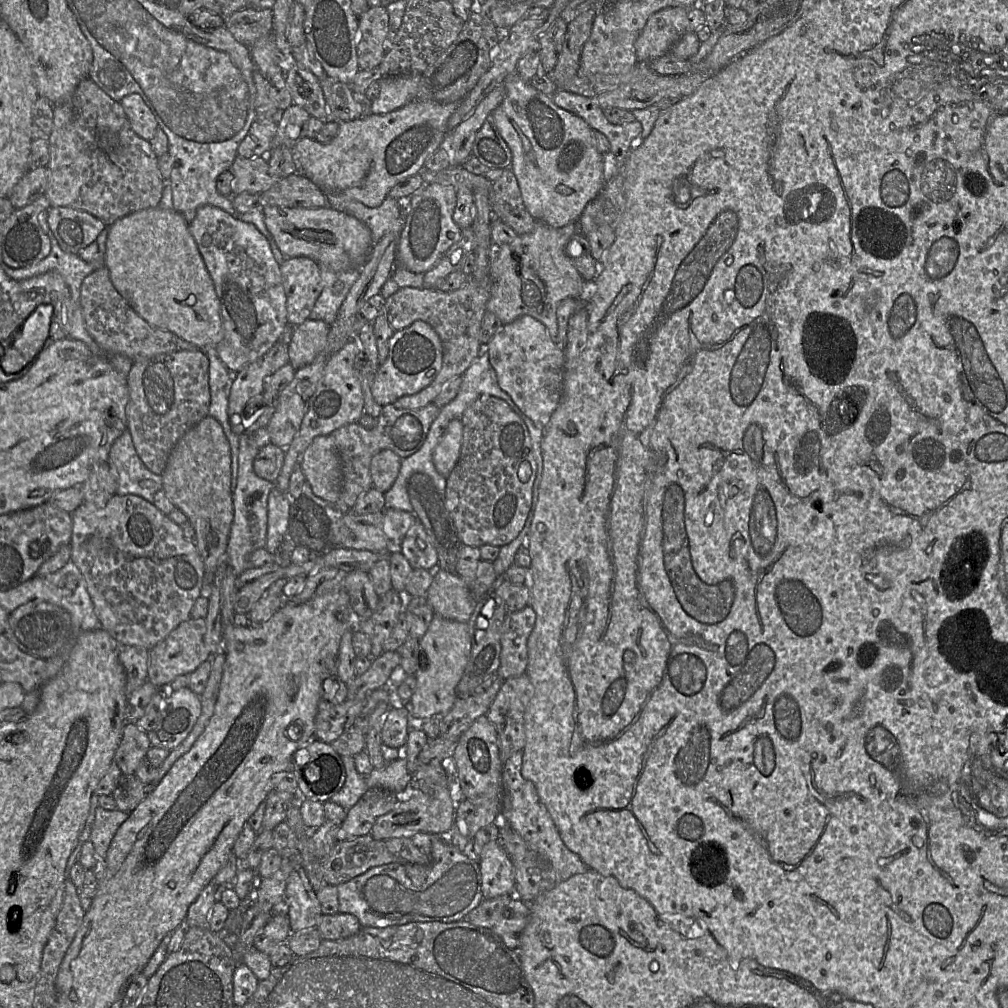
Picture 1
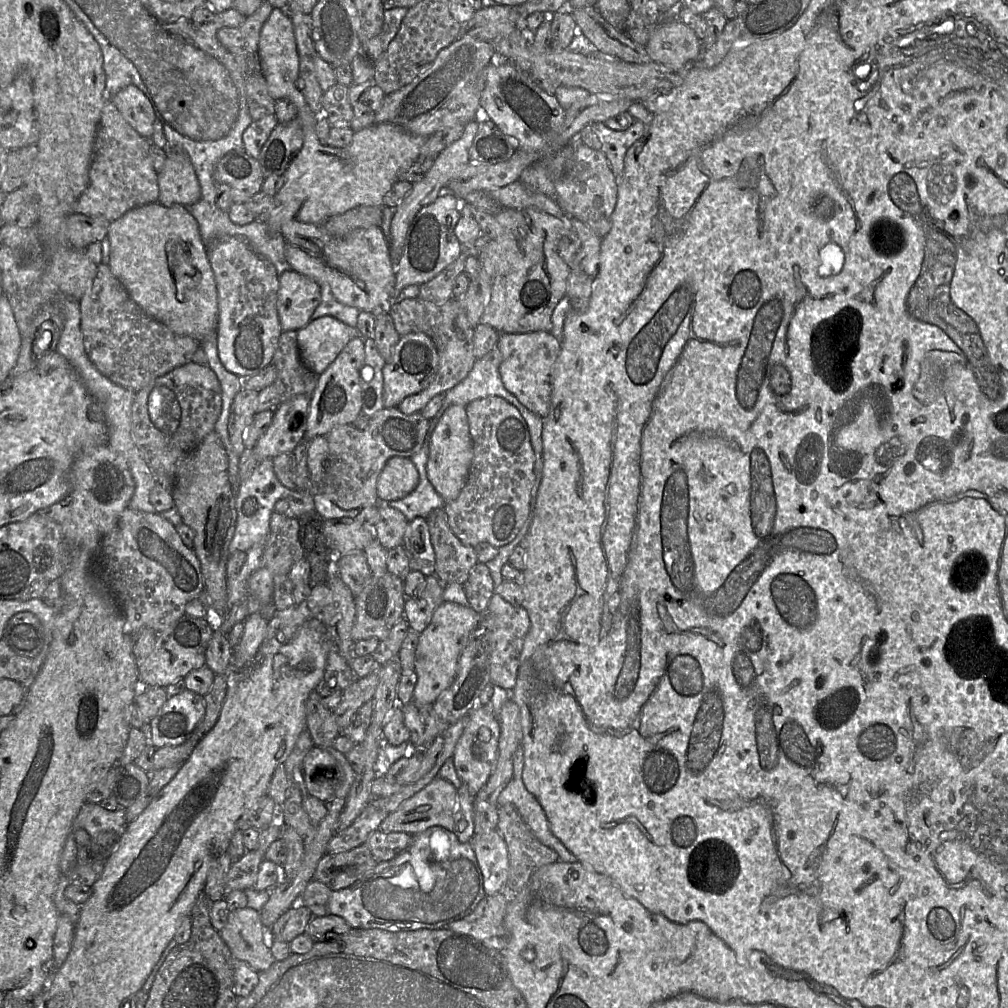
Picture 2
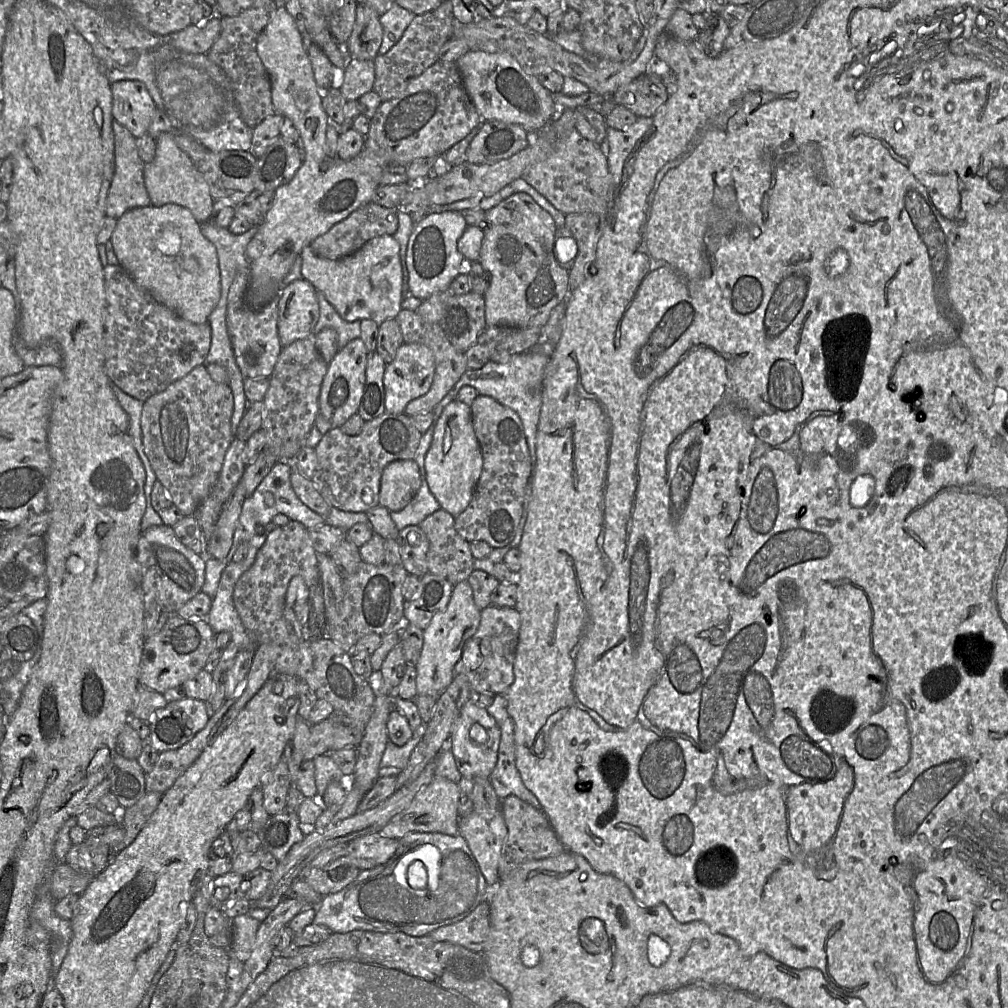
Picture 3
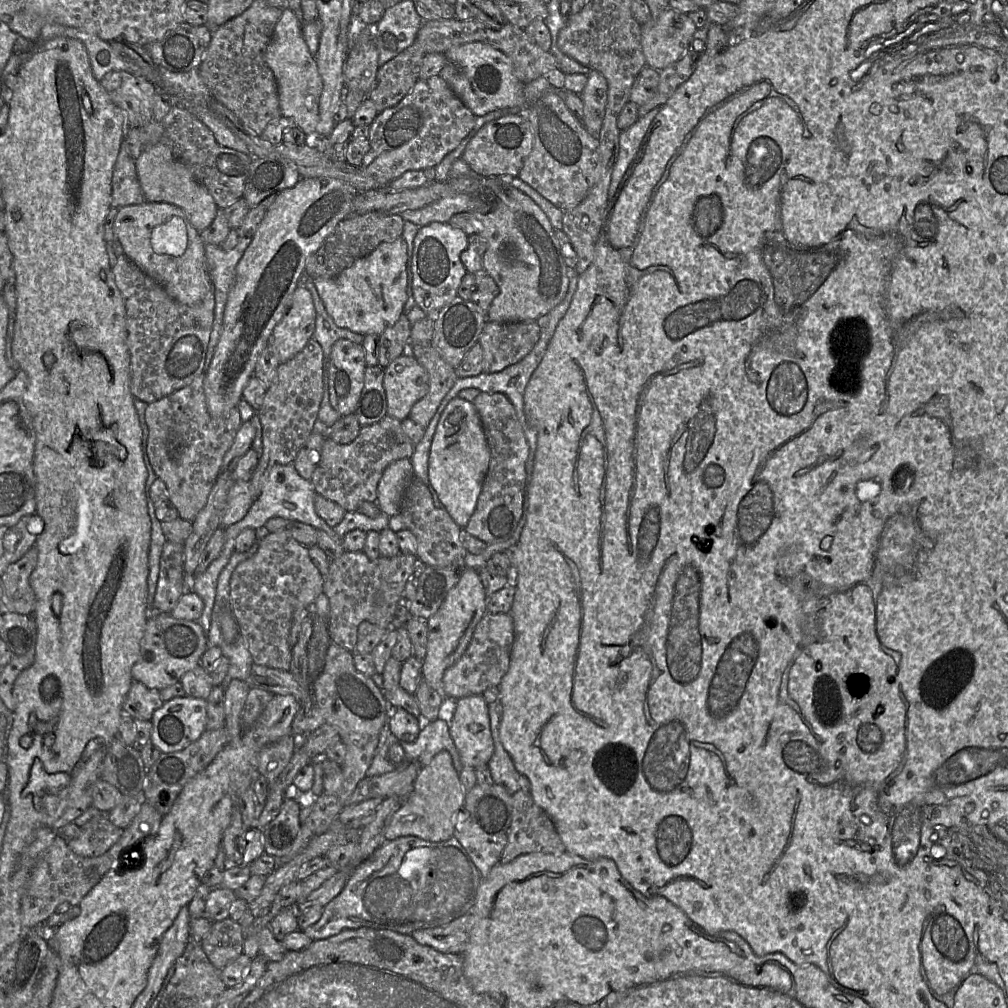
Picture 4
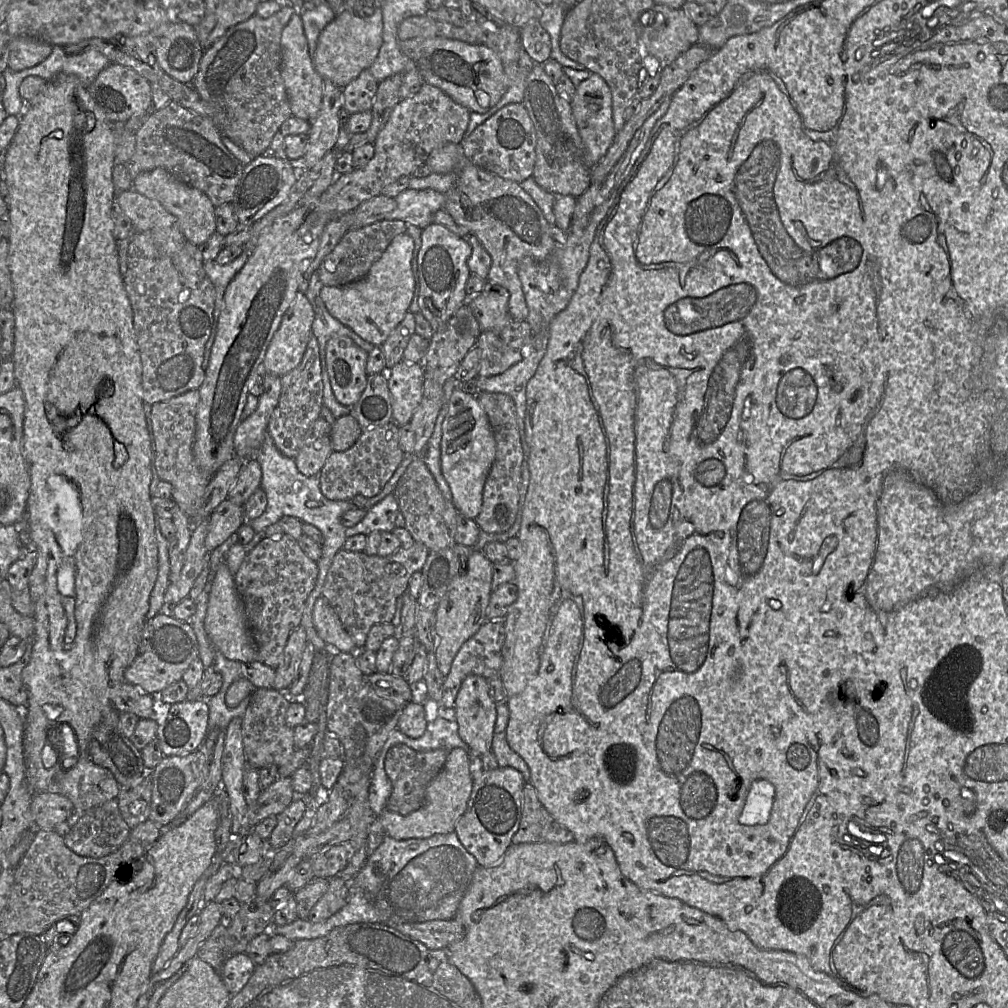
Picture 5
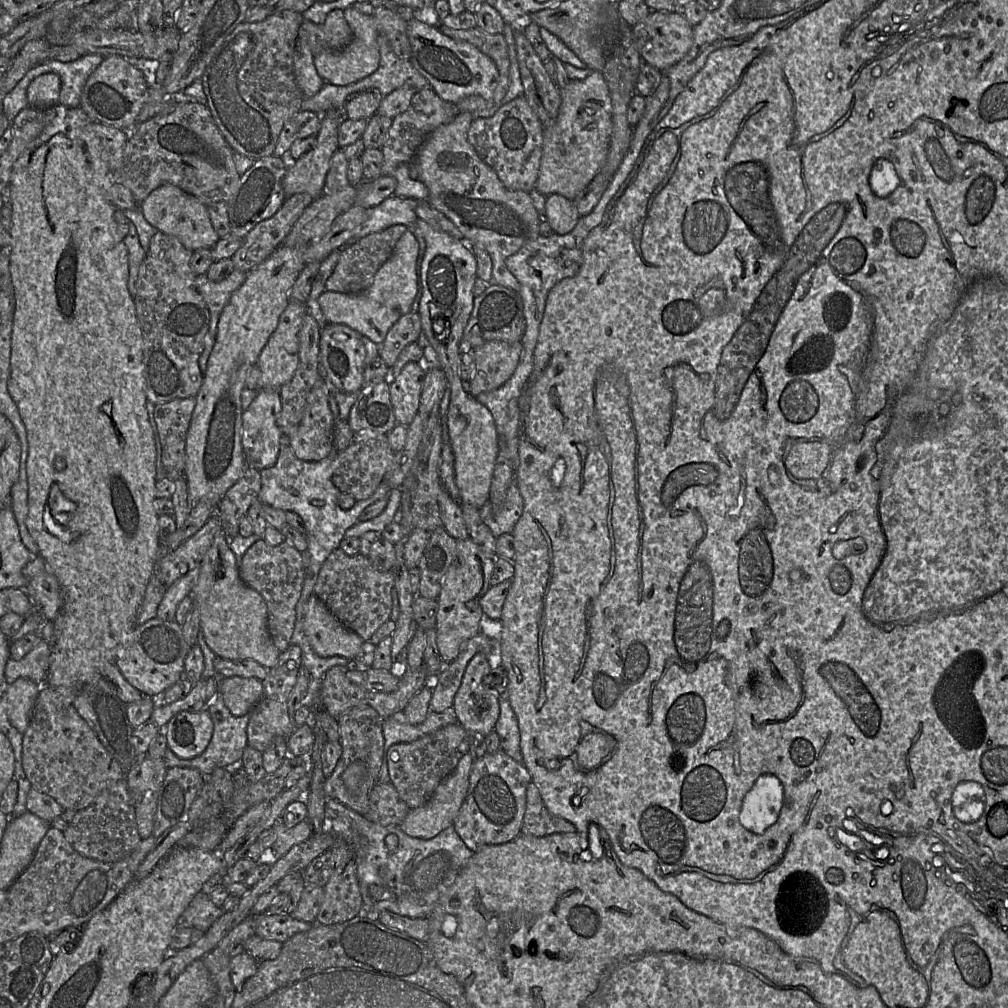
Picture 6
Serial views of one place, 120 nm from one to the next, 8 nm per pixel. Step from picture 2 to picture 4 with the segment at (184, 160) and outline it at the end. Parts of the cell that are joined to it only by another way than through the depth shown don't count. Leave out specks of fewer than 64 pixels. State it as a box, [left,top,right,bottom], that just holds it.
[135,143,219,233]

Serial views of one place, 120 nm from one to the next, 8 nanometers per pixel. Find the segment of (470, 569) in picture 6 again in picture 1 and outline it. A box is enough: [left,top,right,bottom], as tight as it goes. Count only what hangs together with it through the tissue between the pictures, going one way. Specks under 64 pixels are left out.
[407,614,471,723]

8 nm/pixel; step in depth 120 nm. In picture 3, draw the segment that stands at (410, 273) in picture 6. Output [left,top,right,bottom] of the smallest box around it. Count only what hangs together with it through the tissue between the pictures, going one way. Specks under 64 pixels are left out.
[299,235,403,325]

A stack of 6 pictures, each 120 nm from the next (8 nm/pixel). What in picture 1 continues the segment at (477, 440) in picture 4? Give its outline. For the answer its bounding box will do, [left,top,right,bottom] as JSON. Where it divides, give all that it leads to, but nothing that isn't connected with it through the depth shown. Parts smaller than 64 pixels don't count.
[433,418,463,478]

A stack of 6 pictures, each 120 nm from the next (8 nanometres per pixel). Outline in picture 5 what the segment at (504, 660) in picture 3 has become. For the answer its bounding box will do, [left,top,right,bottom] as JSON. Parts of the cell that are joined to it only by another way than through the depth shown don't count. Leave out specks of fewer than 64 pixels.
[440,620,505,708]

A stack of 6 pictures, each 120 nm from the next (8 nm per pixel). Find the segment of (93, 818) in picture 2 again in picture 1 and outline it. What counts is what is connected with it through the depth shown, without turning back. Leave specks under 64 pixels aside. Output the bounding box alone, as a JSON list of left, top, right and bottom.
[90,805,129,859]

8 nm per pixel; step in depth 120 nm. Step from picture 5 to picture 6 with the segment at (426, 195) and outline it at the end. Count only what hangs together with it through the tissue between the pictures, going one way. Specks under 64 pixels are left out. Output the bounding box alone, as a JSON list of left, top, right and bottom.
[347,195,424,244]

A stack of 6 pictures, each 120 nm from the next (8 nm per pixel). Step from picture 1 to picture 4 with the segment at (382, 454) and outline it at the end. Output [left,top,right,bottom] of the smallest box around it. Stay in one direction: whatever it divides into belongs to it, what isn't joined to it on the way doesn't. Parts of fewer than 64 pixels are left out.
[377,458,415,516]

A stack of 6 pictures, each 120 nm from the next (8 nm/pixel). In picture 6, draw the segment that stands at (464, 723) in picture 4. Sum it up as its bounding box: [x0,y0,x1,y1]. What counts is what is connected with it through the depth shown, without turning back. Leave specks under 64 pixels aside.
[452,653,499,736]

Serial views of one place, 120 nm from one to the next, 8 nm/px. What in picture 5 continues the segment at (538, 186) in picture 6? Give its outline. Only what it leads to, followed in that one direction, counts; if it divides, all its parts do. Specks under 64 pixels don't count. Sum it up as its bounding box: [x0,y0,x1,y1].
[570,73,617,168]

